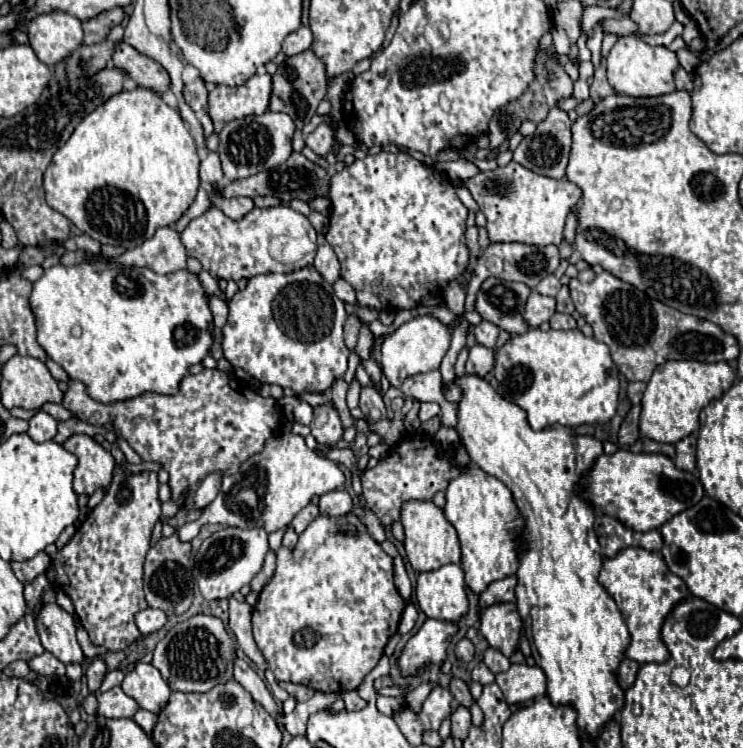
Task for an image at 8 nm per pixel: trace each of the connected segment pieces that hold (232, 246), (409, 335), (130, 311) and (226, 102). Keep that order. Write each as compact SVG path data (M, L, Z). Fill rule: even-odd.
M210 208L194 218L180 234L186 254L198 258L214 278L240 280L258 274L288 274L292 270L310 266L316 254L316 230L306 216L288 208L254 208L242 220L226 218L218 208Z
M418 316L406 324L402 324L394 334L390 334L382 342L382 354L380 354L382 374L388 378L390 386L400 388L400 384L408 376L438 370L448 346L450 346L448 328L440 320L436 320L434 316Z
M84 262L84 264L76 264L76 266L52 266L44 272L44 276L34 282L32 288L32 296L30 296L30 306L32 312L36 316L36 326L38 326L38 344L46 350L46 354L60 364L66 374L72 380L78 380L86 386L88 394L92 398L96 398L98 402L122 402L128 398L136 398L140 394L146 392L154 392L154 394L176 394L180 380L188 374L188 368L192 364L198 364L206 358L206 354L212 348L212 312L208 306L208 294L202 286L202 282L198 280L198 274L190 272L190 270L178 270L172 274L156 274L148 268L126 268L126 266L118 266L118 264L108 264L108 262Z
M256 74L244 86L228 88L216 86L208 94L208 114L214 122L214 132L218 134L226 122L250 116L264 114L268 110L268 100L272 92L270 74Z

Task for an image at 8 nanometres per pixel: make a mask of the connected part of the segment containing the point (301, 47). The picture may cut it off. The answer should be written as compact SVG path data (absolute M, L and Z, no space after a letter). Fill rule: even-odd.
M302 26L296 32L286 36L286 40L282 44L282 52L286 56L294 56L294 54L300 54L300 52L308 50L310 46L312 46L312 32L310 32L308 26Z

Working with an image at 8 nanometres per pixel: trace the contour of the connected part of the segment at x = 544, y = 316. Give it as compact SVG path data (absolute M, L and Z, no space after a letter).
M532 292L526 304L524 318L530 324L530 328L538 328L542 322L548 322L550 316L556 310L556 300L550 296L542 296L538 292Z

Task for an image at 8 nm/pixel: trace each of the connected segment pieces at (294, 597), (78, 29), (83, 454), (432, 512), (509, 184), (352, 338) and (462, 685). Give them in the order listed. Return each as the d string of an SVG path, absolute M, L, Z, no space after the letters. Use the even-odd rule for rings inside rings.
M318 516L300 536L294 550L280 548L276 552L276 570L262 588L252 612L252 630L276 682L304 684L322 692L356 690L364 676L378 664L384 646L398 630L400 614L406 602L394 586L392 558L370 538L366 526L354 516L330 518ZM338 526L356 526L358 536L338 534Z
M66 12L40 14L28 22L28 38L38 60L52 66L82 46L82 22Z
M72 434L62 446L78 458L78 466L74 470L76 494L92 494L96 488L110 484L116 462L94 438Z
M410 500L402 508L402 526L406 532L406 556L414 568L414 572L438 570L450 562L460 562L460 542L454 526L446 520L444 512L434 502L416 502Z
M516 162L492 172L478 172L466 180L466 186L488 220L490 242L524 242L536 246L560 246L564 220L582 196L580 188L567 178L546 178Z
M352 314L352 316L348 316L346 326L344 326L344 340L350 350L354 350L356 342L358 342L358 332L360 332L360 320Z
M452 678L452 680L450 680L450 692L452 692L452 696L456 698L456 702L462 704L462 706L466 706L466 708L470 708L470 704L474 702L468 684L466 684L464 680L460 680L460 678Z

